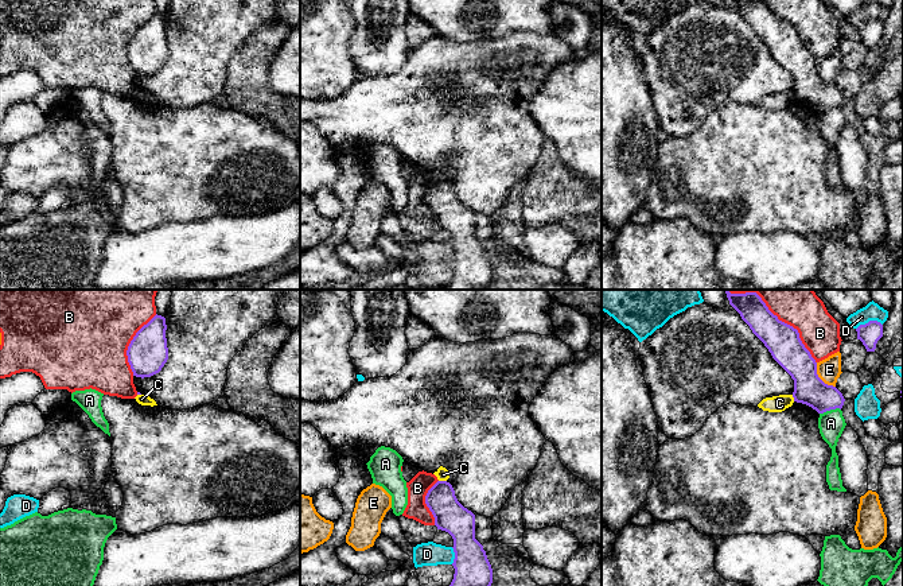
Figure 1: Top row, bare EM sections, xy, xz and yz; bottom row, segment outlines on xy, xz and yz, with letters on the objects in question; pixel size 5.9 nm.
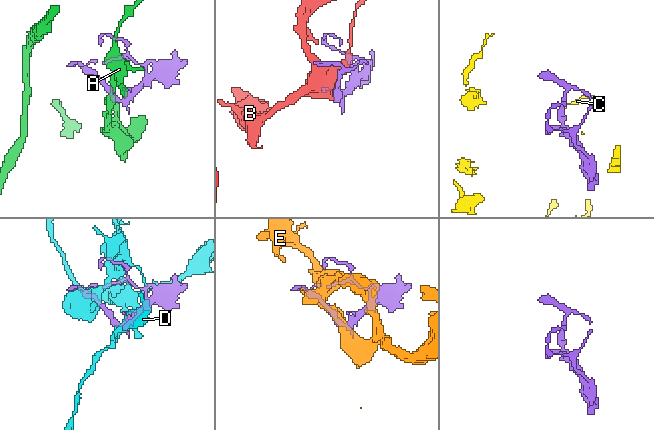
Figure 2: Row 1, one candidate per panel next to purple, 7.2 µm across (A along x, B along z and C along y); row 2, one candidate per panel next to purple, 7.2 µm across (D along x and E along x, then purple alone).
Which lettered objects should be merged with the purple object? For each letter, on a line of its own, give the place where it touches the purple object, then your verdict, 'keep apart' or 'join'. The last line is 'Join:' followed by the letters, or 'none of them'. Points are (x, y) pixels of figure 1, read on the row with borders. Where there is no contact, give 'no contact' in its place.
A: yz (829, 410) | keep apart
B: yz (777, 317) | keep apart
C: xz (443, 481) | keep apart
D: yz (870, 321) | keep apart
E: yz (818, 377) | keep apart
Join: none of them

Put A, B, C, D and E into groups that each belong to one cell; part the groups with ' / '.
A / B / C / D / E

